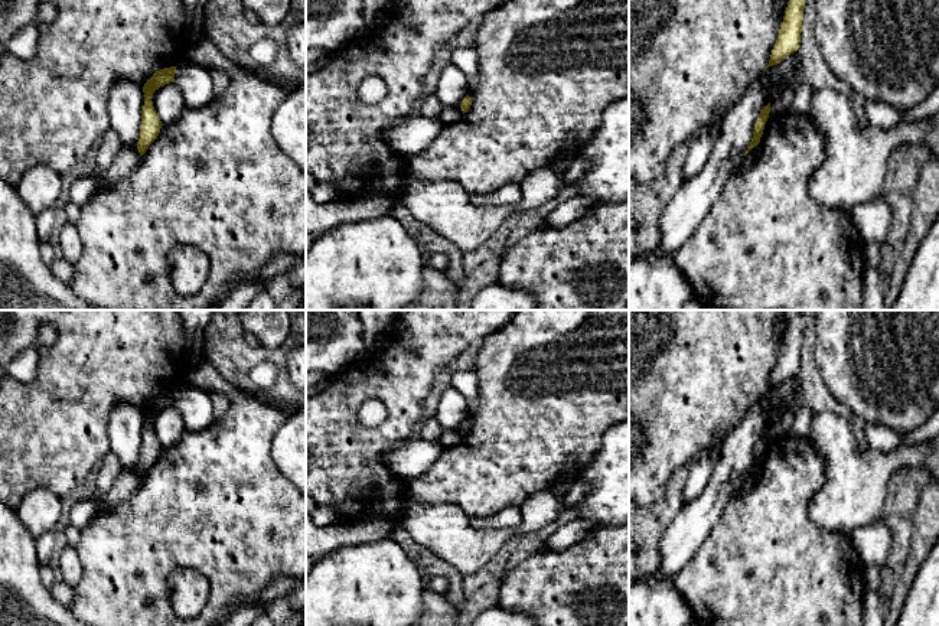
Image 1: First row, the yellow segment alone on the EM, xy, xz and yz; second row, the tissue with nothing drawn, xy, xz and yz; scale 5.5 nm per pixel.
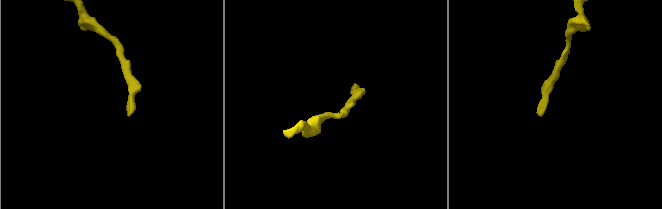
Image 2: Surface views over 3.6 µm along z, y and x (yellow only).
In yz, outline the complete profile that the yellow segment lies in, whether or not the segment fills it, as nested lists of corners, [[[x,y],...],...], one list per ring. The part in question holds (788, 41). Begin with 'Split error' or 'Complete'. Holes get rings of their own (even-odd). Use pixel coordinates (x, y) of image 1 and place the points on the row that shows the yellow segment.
Complete. [[[789,0],[785,10],[783,22],[779,29],[779,36],[772,49],[770,61],[766,66],[777,65],[790,53],[796,52],[801,43],[802,20],[805,0]]]

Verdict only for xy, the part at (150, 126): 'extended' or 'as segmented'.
as segmented

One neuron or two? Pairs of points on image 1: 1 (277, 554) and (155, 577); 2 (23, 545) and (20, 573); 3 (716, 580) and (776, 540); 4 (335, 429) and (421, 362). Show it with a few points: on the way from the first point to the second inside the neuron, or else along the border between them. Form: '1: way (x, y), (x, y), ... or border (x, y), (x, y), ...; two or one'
1: way (247, 551), (185, 551); one
2: way (20, 553), (20, 566); one
3: way (730, 580), (762, 551); one
4: way (348, 404), (372, 380), (385, 380), (397, 374); one

